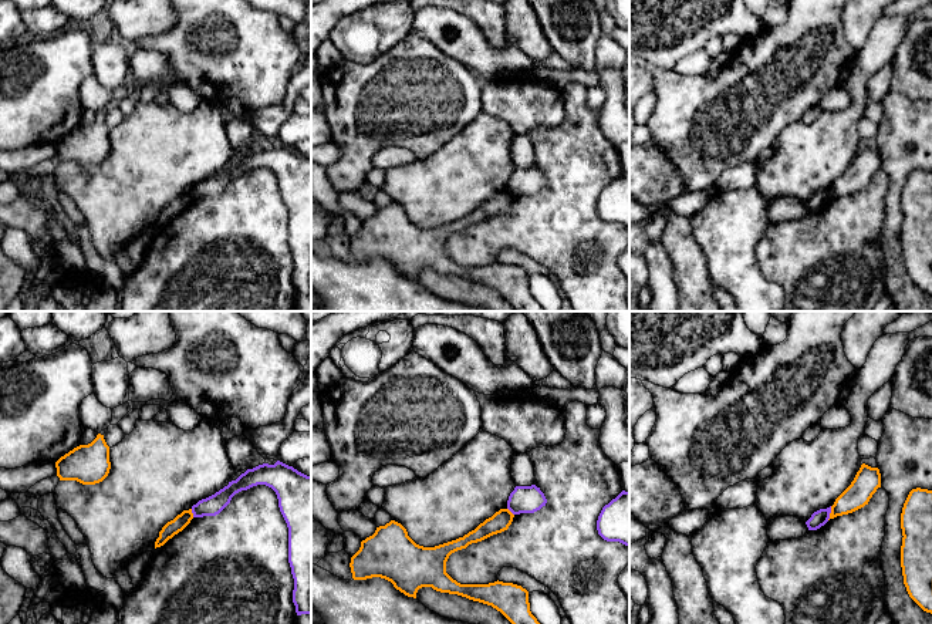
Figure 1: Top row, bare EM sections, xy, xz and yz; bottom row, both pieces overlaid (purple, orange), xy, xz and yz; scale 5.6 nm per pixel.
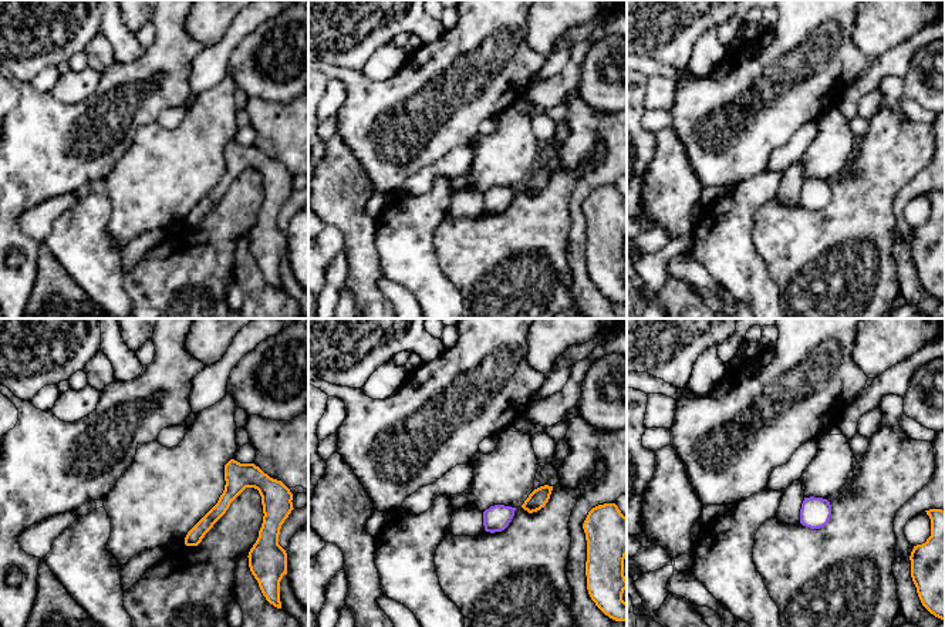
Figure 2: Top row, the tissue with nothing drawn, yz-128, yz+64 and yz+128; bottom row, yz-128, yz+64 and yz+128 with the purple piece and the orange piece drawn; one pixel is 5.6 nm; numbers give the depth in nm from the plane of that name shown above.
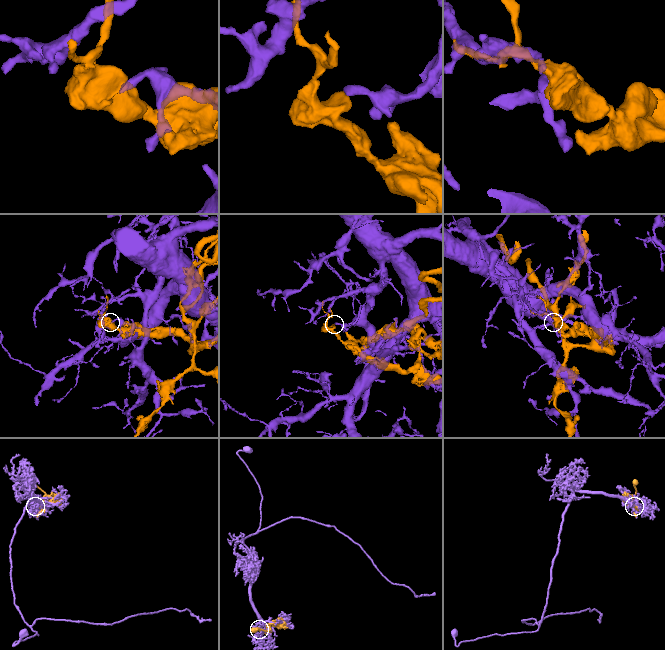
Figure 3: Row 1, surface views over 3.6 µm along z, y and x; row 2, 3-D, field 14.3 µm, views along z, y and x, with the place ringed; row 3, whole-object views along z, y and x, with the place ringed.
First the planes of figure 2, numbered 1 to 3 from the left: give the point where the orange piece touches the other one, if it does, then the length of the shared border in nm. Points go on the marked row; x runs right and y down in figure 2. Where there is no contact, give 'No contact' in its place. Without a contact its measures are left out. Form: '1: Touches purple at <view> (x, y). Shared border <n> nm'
1: No contact
2: No contact
3: No contact

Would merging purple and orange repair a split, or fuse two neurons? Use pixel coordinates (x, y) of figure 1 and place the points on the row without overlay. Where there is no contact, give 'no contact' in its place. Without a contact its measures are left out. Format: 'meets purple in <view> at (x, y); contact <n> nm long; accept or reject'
meets purple in yz at (830, 194); contact 80 nm long; reject

